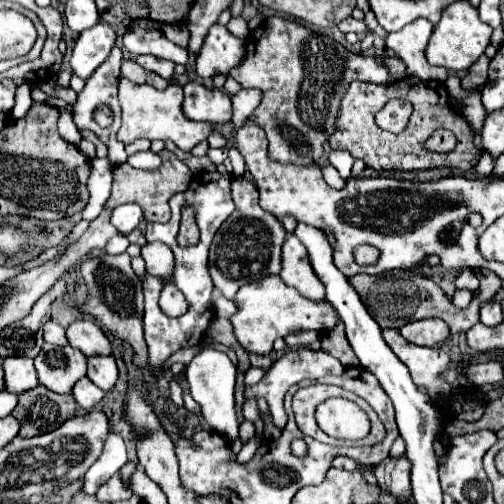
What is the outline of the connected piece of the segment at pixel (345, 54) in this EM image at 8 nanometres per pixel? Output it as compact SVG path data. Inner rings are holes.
M272 16L246 38L246 56L230 76L244 88L260 88L264 98L250 120L266 130L270 158L278 162L312 164L324 152L324 142L334 132L340 98L352 80L370 84L394 84L396 78L376 56L356 56L298 22Z

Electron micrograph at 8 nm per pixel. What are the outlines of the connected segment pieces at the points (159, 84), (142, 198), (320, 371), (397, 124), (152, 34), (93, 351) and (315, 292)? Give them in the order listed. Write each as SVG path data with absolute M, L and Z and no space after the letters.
M124 60L122 62L122 78L128 78L128 80L132 80L136 84L150 84L156 90L164 90L168 86L168 82L162 76L156 76L156 74L144 70L134 60Z
M162 150L160 158L162 158L162 166L158 170L136 170L130 164L116 166L114 168L112 194L110 194L110 200L106 202L106 206L116 208L120 204L136 202L136 204L140 204L144 208L144 218L148 222L166 222L170 218L170 206L168 206L170 196L174 196L176 192L184 192L194 174L190 172L190 168L184 162L180 162L168 150Z
M298 348L298 350L290 350L286 352L282 358L278 358L272 368L268 370L268 374L254 386L248 386L244 390L244 396L246 398L258 398L258 396L264 396L268 406L270 406L270 412L272 412L272 420L274 424L282 430L284 424L286 424L286 412L284 412L284 394L288 392L288 388L292 384L298 384L302 380L320 380L328 374L332 376L340 376L344 372L344 366L340 364L340 360L336 360L334 356L322 352L322 350L310 350L310 348Z
M390 100L382 110L380 110L380 120L378 126L390 132L402 132L408 124L408 118L412 114L412 104L404 100Z
M128 28L122 36L124 48L132 54L152 54L156 58L170 60L174 64L186 64L188 52L178 44L170 42L160 30L142 30L142 28Z
M88 318L70 324L66 334L68 334L70 346L84 352L88 358L96 356L96 354L100 354L100 356L110 354L110 340L102 332L102 328Z
M288 234L282 246L280 278L288 286L294 286L306 298L312 298L312 300L324 298L324 284L312 272L304 244L300 244L300 240L296 240L294 234Z

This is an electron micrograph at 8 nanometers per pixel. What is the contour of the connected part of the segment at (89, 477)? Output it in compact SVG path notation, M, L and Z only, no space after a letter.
M110 432L106 444L104 444L104 452L102 456L90 466L90 470L84 476L84 486L82 492L84 494L96 494L96 490L108 482L116 472L120 472L120 468L126 464L126 444L122 440L120 434Z

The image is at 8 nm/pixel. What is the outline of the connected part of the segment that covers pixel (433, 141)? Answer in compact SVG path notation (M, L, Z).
M444 129L436 130L426 142L426 148L430 148L432 152L450 152L454 146L456 137L451 131Z

